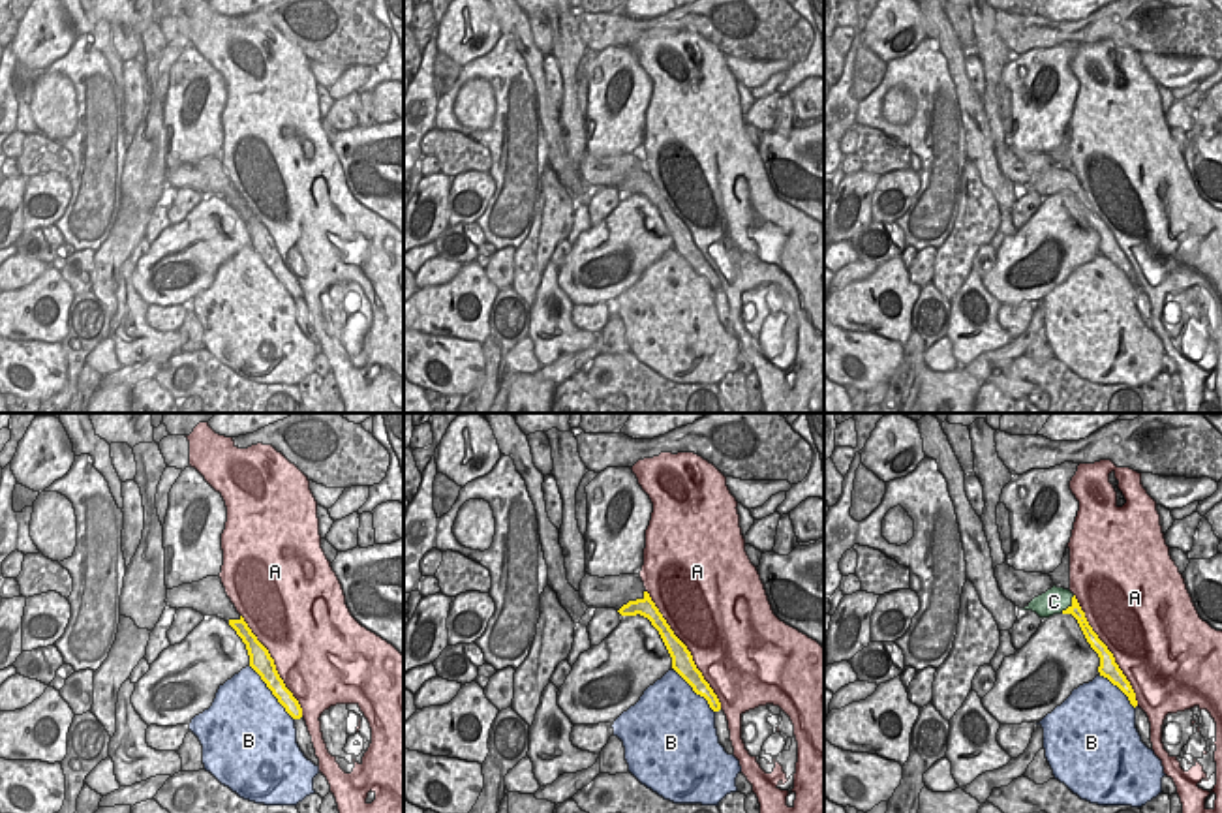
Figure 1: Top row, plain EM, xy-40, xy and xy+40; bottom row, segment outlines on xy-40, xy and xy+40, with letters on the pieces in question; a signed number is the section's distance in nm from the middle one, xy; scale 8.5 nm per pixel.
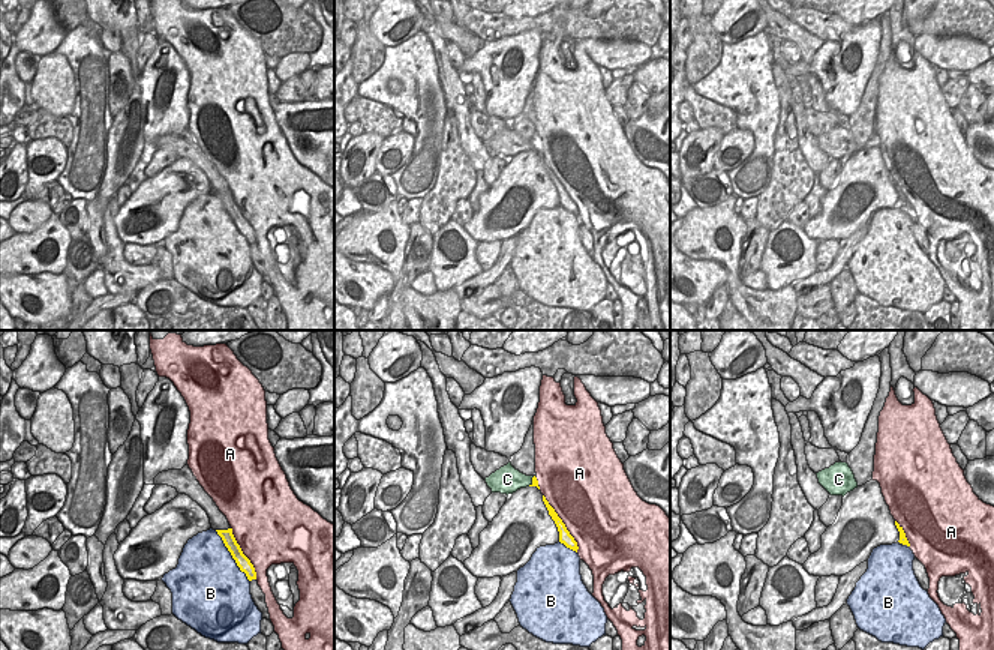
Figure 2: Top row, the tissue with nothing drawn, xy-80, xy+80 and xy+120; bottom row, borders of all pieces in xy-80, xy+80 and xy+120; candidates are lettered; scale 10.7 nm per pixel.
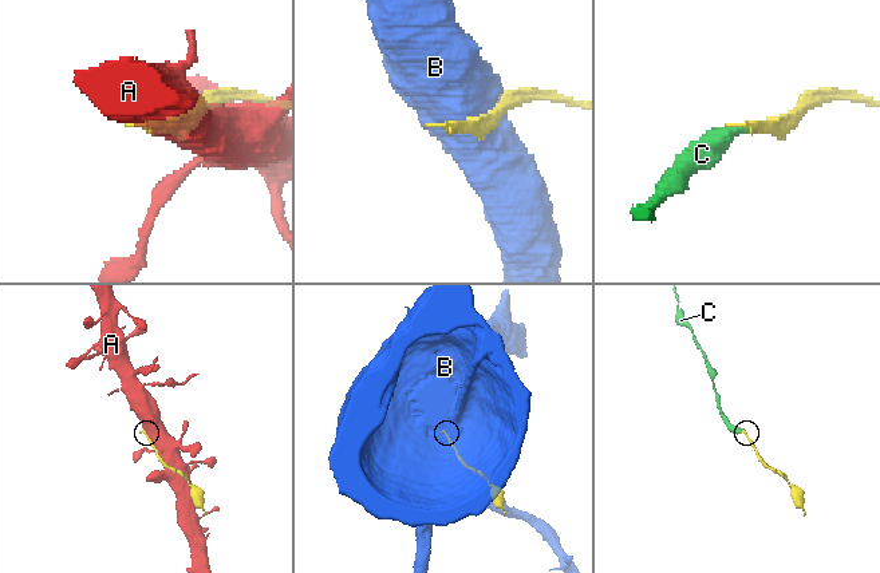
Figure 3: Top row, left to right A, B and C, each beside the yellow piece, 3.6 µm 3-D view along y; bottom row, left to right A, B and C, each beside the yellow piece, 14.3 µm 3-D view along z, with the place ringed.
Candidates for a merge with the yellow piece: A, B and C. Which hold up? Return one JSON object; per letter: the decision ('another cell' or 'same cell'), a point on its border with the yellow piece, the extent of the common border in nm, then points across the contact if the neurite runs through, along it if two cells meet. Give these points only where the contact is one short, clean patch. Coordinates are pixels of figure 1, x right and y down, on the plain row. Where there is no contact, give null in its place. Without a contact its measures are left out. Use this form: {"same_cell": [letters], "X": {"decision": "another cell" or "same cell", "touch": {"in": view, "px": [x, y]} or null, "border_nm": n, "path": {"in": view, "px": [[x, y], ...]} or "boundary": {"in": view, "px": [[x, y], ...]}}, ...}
{"same_cell": ["C"], "A": {"decision": "another cell", "touch": {"in": "xy", "px": [687, 230]}, "border_nm": 1200}, "B": {"decision": "another cell", "touch": {"in": "xy-40", "px": [273, 273]}, "border_nm": 600}, "C": {"decision": "same cell", "touch": {"in": "xy+40", "px": [1069, 186]}, "border_nm": 190, "path": {"in": "xy+40", "px": [[1076, 190], [1069, 186], [1053, 181]]}}}

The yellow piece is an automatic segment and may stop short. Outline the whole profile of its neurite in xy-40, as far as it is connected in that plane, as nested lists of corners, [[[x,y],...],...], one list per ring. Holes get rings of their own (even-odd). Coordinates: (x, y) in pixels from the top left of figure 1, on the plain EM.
[[[242,195],[238,199],[229,199],[229,205],[246,223],[250,246],[261,255],[261,259],[267,263],[267,267],[272,270],[278,282],[285,287],[285,291],[293,299],[300,299],[302,287],[298,280],[293,276],[293,272],[285,267],[283,259],[280,257],[268,229],[257,220],[257,216],[252,212]]]

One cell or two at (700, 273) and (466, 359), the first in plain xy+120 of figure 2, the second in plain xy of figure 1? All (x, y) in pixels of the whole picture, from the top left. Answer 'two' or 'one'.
one

